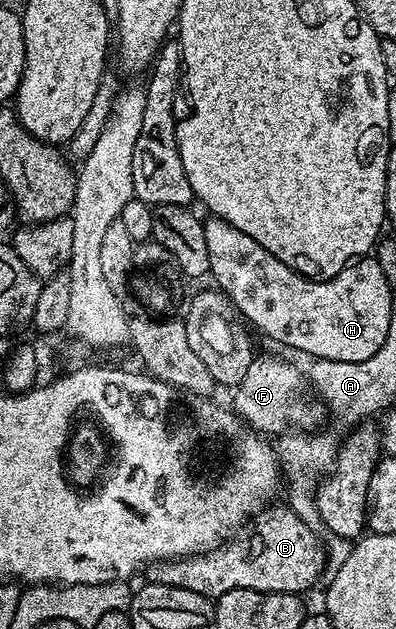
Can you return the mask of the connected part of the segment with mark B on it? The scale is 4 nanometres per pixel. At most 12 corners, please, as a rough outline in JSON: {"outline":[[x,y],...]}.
{"outline":[[288,505],[250,538],[156,561],[148,581],[210,600],[232,590],[304,595],[326,547]]}

